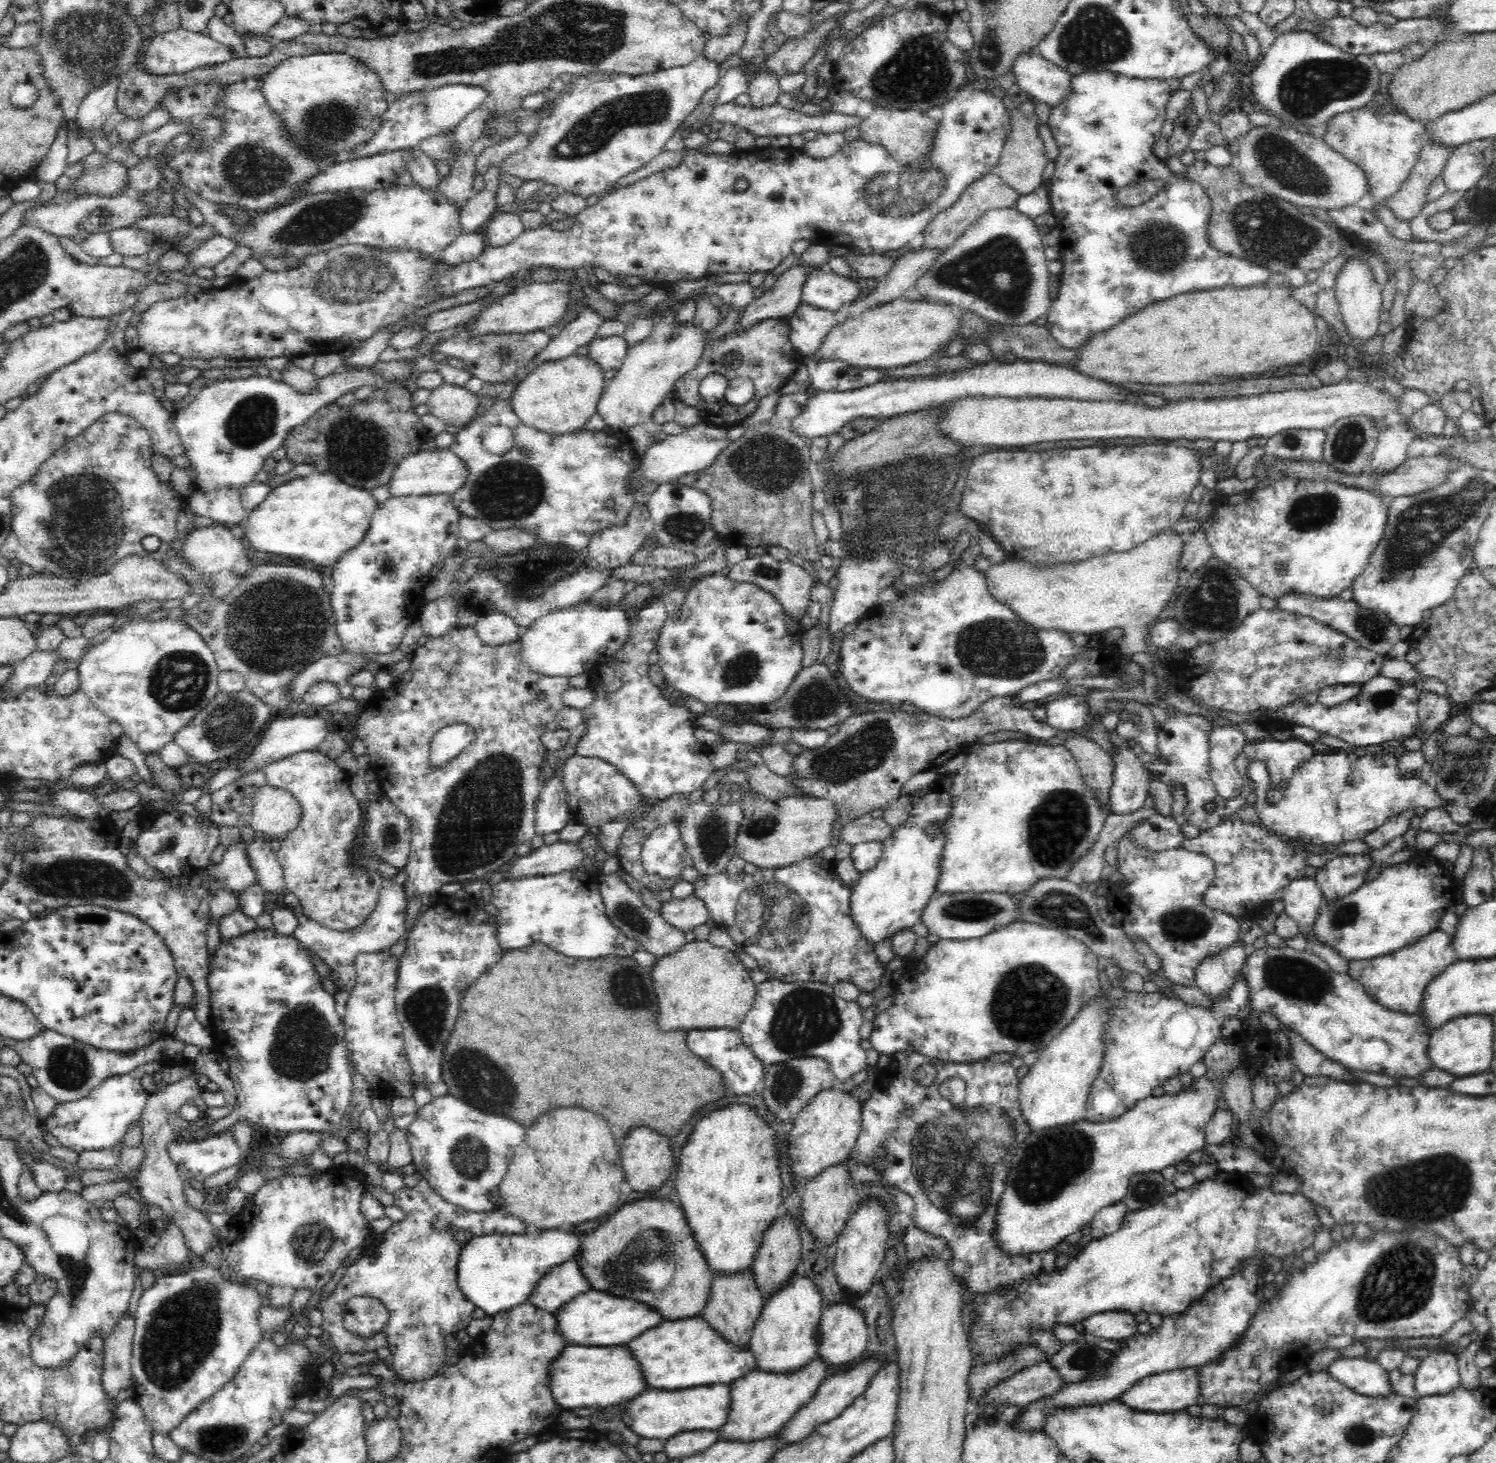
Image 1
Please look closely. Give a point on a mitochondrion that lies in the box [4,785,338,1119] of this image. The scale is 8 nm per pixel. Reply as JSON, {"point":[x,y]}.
{"point":[72,877]}

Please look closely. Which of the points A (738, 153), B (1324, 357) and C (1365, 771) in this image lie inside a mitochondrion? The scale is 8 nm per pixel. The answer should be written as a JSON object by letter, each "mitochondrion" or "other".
{"A":"other","B":"other","C":"other"}

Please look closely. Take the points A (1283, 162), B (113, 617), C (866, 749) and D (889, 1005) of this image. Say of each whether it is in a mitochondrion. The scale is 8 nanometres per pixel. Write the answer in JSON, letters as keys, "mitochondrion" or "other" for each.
{"A":"mitochondrion","B":"other","C":"mitochondrion","D":"other"}

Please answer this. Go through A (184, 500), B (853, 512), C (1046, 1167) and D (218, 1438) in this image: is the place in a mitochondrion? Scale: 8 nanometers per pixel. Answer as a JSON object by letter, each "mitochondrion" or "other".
{"A":"other","B":"other","C":"mitochondrion","D":"mitochondrion"}

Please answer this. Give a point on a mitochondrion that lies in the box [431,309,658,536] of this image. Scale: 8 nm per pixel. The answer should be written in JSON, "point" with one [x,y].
{"point":[508,490]}

